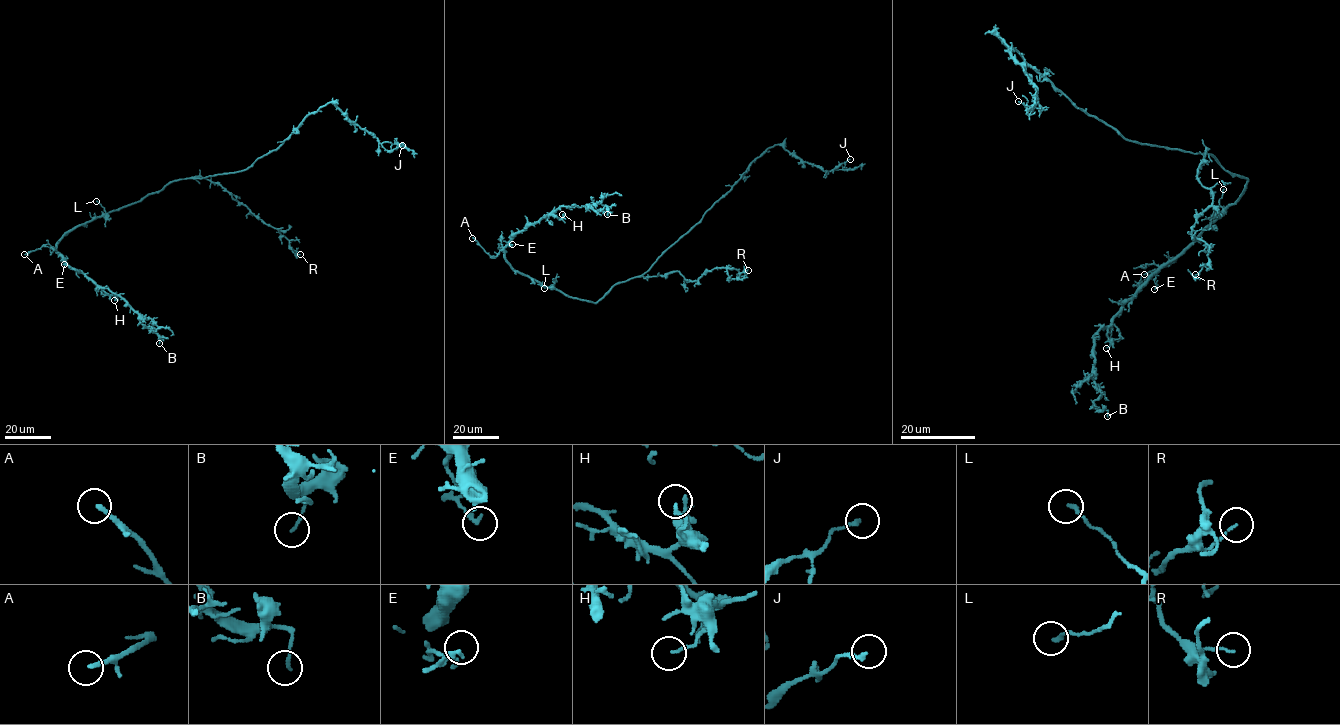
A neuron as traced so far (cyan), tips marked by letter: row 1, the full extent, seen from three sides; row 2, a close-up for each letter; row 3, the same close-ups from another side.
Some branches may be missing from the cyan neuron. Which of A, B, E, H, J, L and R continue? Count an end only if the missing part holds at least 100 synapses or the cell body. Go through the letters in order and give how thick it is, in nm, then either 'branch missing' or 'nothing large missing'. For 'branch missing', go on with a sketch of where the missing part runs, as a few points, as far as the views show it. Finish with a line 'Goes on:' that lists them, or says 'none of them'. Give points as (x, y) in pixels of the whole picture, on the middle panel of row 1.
A: 190 nm | branch missing | (472, 238), (458, 223), (448, 228)
B: 120 nm | nothing large missing
E: 170 nm | nothing large missing
H: 130 nm | nothing large missing
J: 170 nm | nothing large missing
L: 160 nm | nothing large missing
R: 100 nm | nothing large missing
Goes on: A

